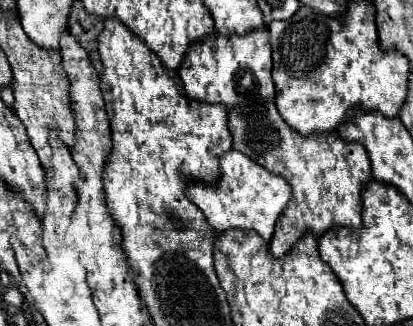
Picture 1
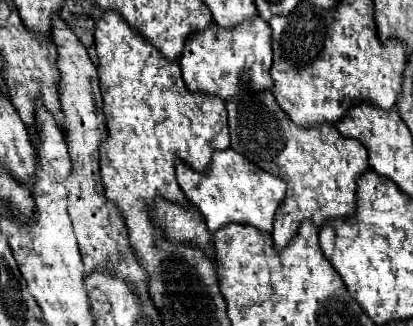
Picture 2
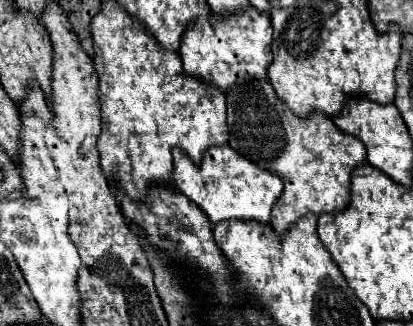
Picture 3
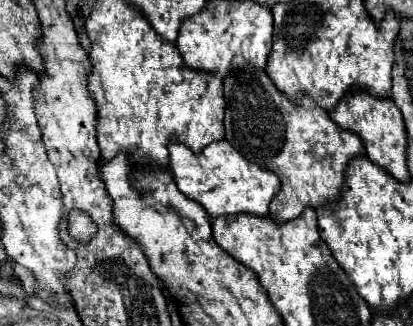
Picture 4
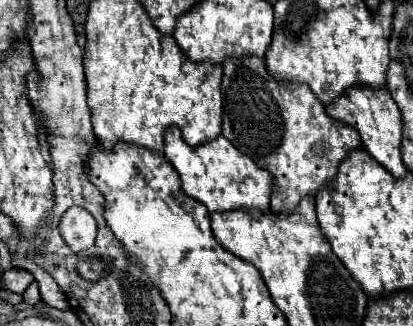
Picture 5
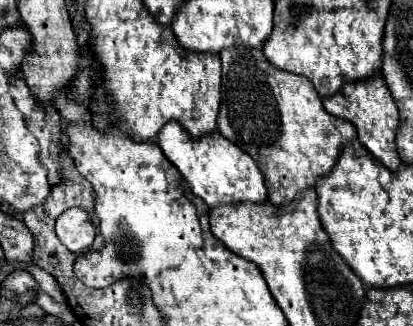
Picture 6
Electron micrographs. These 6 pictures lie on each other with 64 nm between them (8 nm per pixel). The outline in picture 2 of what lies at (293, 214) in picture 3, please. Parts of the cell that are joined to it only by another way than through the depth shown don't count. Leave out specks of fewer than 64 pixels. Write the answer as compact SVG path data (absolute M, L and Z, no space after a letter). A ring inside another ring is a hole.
M270 90L254 92L248 98L238 98L232 96L226 102L228 110L228 126L230 126L230 148L244 154L250 162L254 162L258 168L280 176L286 184L286 198L278 206L276 216L274 216L274 228L272 228L272 238L276 248L284 248L286 242L292 240L296 234L298 226L302 220L310 218L316 226L322 226L324 220L328 218L348 218L356 210L356 180L358 176L368 170L368 156L364 144L360 144L354 138L342 136L334 124L314 124L314 126L298 126L294 124L278 106L274 94Z

